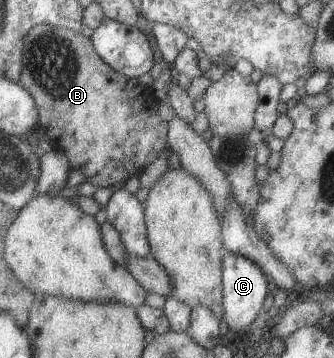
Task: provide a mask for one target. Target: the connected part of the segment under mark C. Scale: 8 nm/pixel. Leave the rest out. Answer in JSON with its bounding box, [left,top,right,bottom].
[222,251,272,334]

